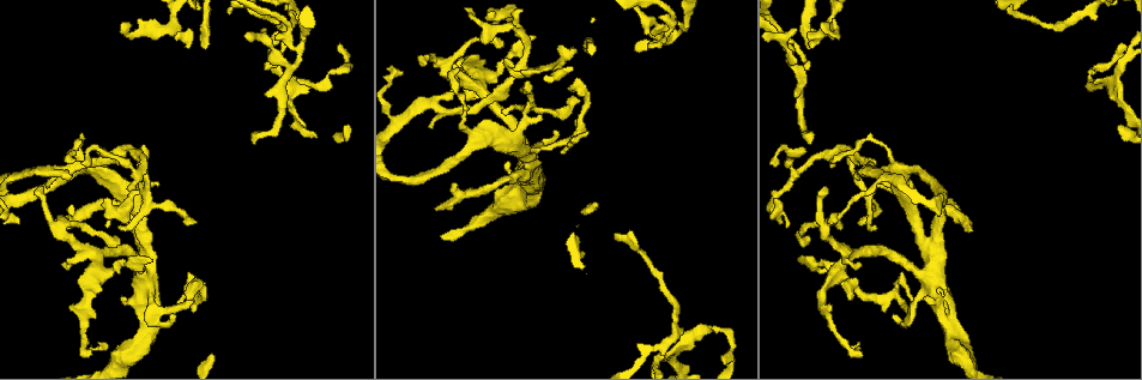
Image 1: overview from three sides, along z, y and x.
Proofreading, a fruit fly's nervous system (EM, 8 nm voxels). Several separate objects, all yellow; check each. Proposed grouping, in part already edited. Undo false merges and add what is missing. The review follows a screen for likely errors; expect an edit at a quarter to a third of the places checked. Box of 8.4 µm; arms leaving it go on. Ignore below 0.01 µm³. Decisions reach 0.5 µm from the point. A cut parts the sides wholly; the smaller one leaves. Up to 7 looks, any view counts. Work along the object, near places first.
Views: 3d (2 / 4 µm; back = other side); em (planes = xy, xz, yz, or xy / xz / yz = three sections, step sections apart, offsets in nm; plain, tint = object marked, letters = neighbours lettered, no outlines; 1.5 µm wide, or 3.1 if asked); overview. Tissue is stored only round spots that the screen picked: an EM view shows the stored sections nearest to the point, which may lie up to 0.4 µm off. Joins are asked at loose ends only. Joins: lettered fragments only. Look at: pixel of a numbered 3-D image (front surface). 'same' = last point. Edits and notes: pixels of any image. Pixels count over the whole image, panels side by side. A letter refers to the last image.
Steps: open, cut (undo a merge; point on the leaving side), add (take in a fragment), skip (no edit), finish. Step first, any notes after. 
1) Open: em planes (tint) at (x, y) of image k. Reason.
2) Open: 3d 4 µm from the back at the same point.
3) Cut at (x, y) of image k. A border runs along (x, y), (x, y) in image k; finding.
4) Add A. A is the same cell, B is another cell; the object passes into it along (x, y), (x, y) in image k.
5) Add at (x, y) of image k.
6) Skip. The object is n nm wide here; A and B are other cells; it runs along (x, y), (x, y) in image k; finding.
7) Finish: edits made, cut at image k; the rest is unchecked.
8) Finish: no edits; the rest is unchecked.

Open: 3d 2 µm at (797, 260) of image 1. An open end.

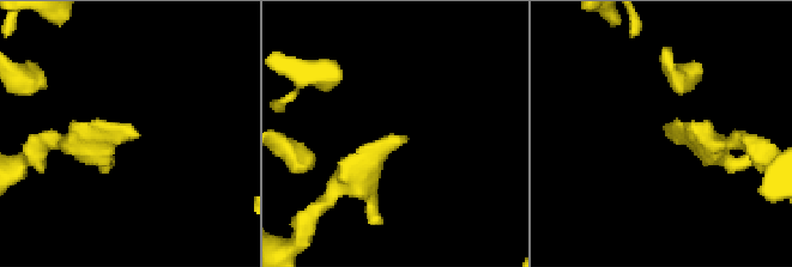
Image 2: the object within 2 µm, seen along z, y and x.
Open: em yz step 8 (tint) at (667, 134) of image 2. Need the tissue.

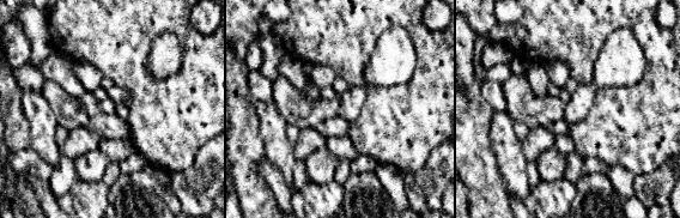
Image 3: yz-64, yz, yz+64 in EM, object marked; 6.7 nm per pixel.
Open: em planes (letters) at the same point. Cut it another way.

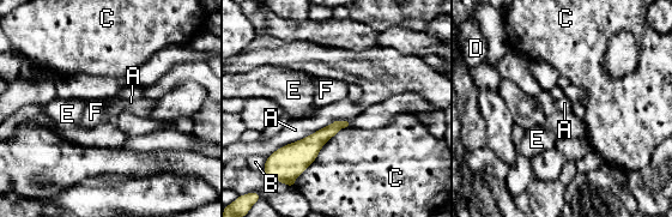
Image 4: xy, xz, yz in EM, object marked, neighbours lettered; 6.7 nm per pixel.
Skip. The object is 100 nm wide here; A, B, C, D, E and F are other cells; a border runs along (337, 120), (279, 146), (267, 157) in image 4; no lettered fragment goes on from it.

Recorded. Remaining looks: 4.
Open: em yz step 4 (letters) at (923, 298) of image 1. Free end.

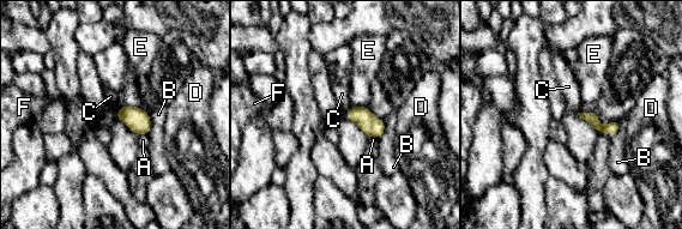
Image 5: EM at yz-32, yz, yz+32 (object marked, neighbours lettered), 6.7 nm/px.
Open: em planes (letters) at the same point.

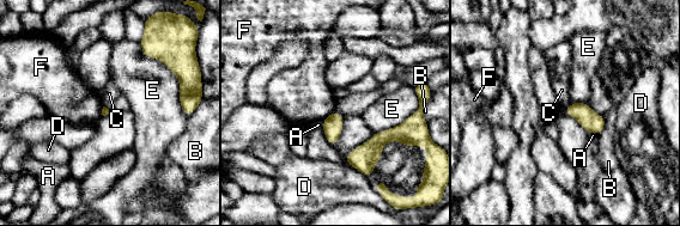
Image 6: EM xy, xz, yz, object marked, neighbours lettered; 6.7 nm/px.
Skip. The longest contact is with E, 600 nm; A, B, C, D, E and F are other cells; no lettered fragment goes on from it.

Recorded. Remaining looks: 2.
Open: em yz step 4 (letters) at (1119, 44) of image 1. Thin end.

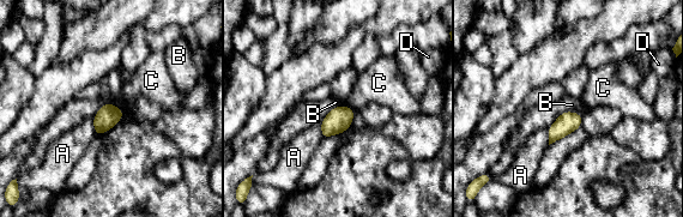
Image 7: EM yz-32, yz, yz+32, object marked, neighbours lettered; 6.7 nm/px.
Skip. A, B, C and D are other cells; a border runs along (564, 109), (581, 115) in image 7; no lettered fragment goes on from it.

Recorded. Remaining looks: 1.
Finish: no edits; the rest is unchecked.

